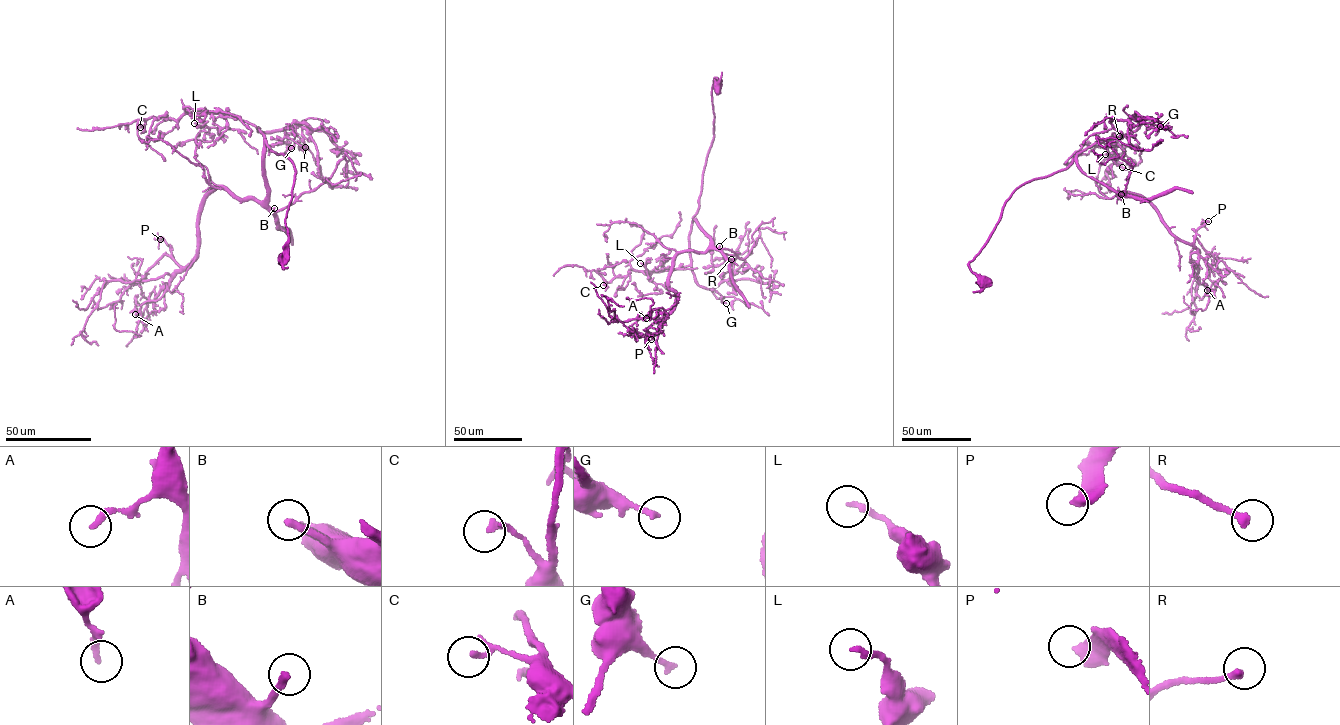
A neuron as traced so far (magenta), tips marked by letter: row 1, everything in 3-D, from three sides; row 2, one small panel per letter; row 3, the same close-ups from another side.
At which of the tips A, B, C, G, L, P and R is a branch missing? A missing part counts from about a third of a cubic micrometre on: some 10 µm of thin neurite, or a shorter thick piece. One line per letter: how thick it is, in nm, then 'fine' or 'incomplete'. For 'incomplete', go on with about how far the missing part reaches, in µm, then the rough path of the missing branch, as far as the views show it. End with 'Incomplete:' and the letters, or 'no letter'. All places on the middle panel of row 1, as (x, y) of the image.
A: 240 nm | fine
B: 280 nm | incomplete | 45 µm | (719, 246), (734, 241), (748, 230), (752, 235)
C: 160 nm | fine
G: 200 nm | fine
L: 220 nm | fine
P: 420 nm | incomplete | 60 µm
R: 260 nm | incomplete | 7 µm
Incomplete: B, P, R

